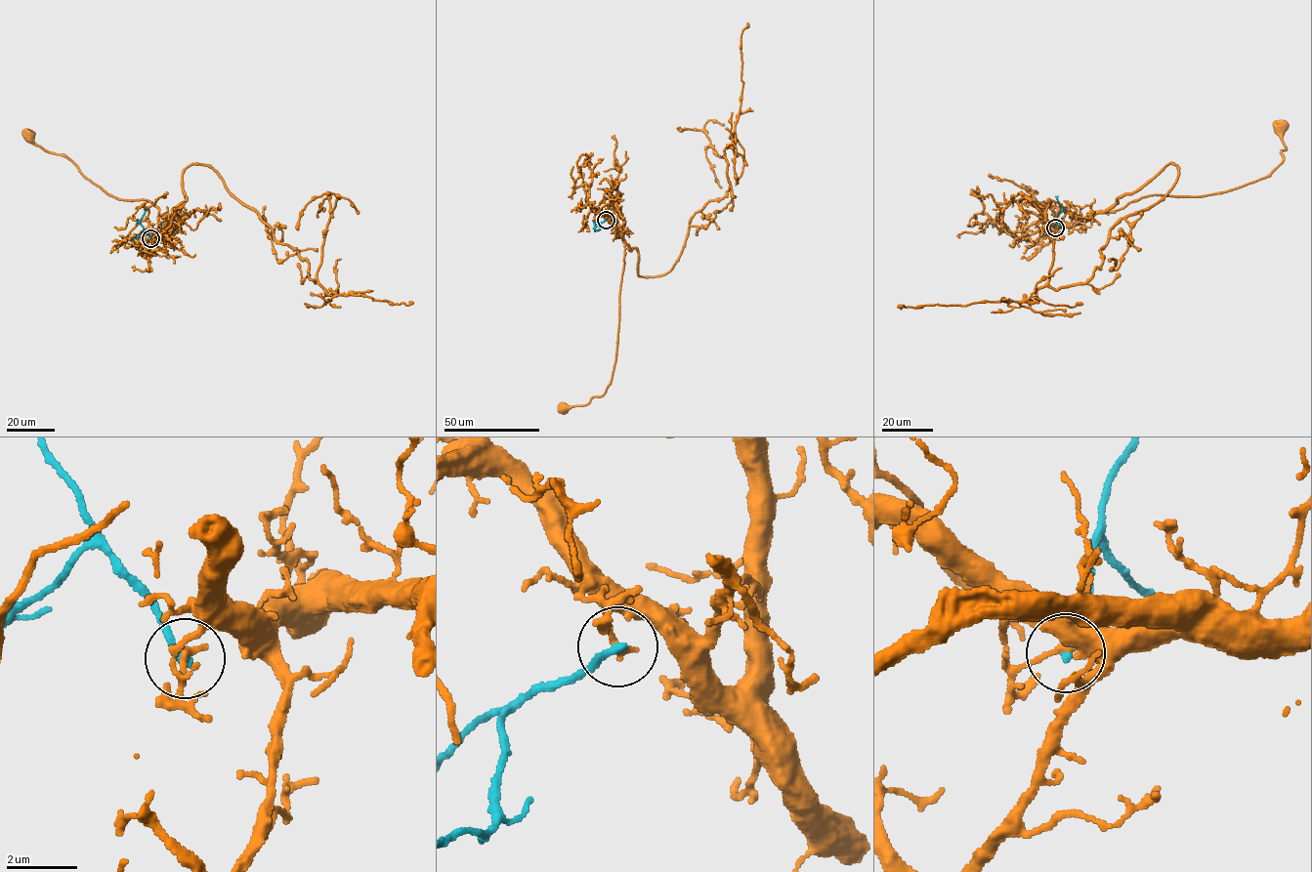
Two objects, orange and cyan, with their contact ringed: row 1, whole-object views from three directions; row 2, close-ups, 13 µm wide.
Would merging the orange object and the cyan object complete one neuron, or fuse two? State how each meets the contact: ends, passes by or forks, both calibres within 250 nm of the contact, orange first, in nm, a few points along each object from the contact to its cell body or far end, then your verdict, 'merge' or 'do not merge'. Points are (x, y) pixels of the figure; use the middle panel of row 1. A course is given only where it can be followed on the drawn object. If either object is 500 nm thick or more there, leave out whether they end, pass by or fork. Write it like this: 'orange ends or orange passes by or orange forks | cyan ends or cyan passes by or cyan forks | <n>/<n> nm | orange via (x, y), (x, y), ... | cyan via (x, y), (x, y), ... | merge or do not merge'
orange ends | cyan ends | 200/240 nm | orange via (606, 220), (625, 243), (613, 370), (605, 393), (586, 404), (564, 408) | cyan via (606, 220), (595, 227), (592, 220) | do not merge

